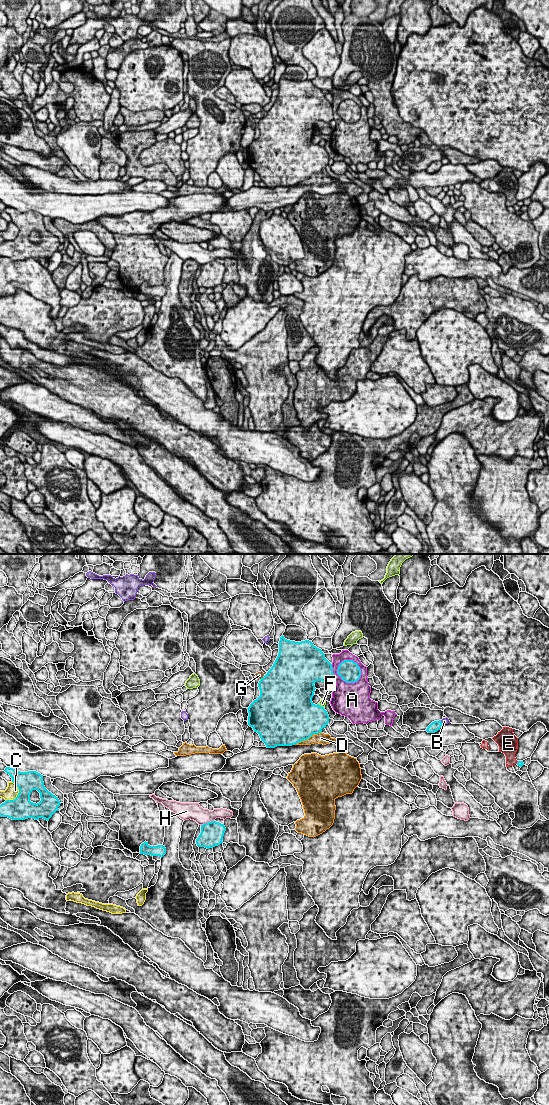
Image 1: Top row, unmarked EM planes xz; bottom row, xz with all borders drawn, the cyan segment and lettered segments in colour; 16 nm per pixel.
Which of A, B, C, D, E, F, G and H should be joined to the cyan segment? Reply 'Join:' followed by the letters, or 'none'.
Join: none

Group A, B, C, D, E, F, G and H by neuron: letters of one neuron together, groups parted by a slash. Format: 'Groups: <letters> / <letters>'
Groups: A / B / C / D / E / F / G / H

